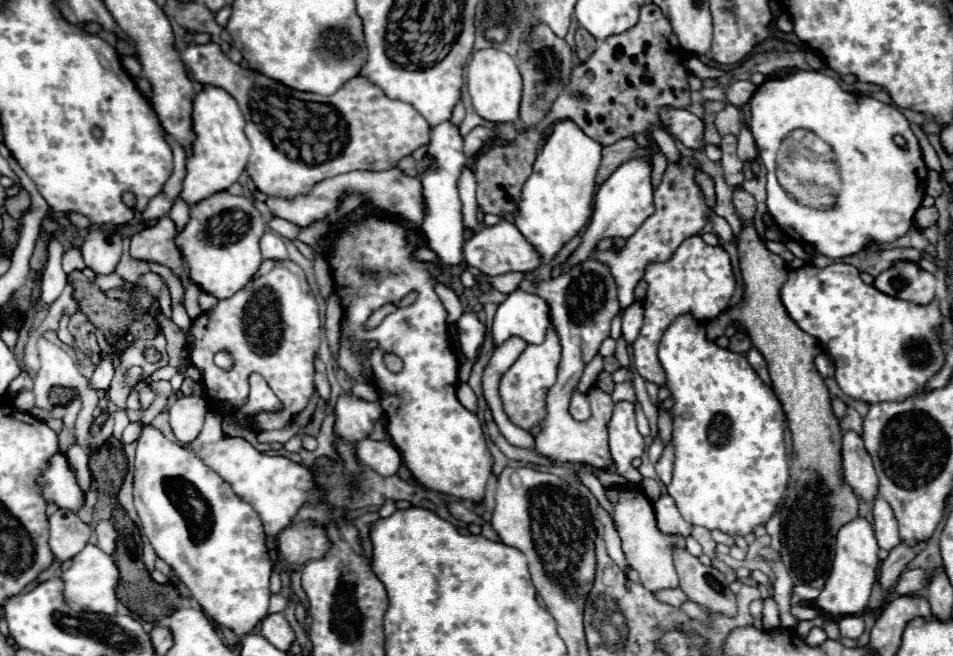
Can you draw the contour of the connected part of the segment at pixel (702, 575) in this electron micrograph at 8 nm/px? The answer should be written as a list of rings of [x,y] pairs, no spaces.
[[[673,547],[673,563],[681,581],[681,589],[693,603],[715,609],[725,615],[735,615],[735,595],[725,585],[725,577],[713,567],[703,565],[687,549]]]

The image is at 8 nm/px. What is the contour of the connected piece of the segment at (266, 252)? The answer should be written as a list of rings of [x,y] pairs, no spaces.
[[[265,231],[259,245],[261,245],[261,253],[263,253],[265,259],[277,259],[277,261],[287,259],[287,249],[285,249],[283,239],[279,235]]]

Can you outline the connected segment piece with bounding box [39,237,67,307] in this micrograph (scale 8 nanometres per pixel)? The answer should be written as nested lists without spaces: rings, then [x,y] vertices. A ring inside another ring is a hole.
[[[51,237],[47,249],[49,249],[49,259],[41,279],[41,297],[39,297],[43,307],[49,307],[67,285],[67,275],[61,269],[61,255],[63,255],[61,241],[57,237]]]

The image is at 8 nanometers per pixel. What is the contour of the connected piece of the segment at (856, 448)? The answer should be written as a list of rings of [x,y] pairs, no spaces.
[[[855,431],[843,433],[841,457],[845,483],[859,499],[873,501],[877,497],[877,475],[867,449],[863,447],[863,439]]]

